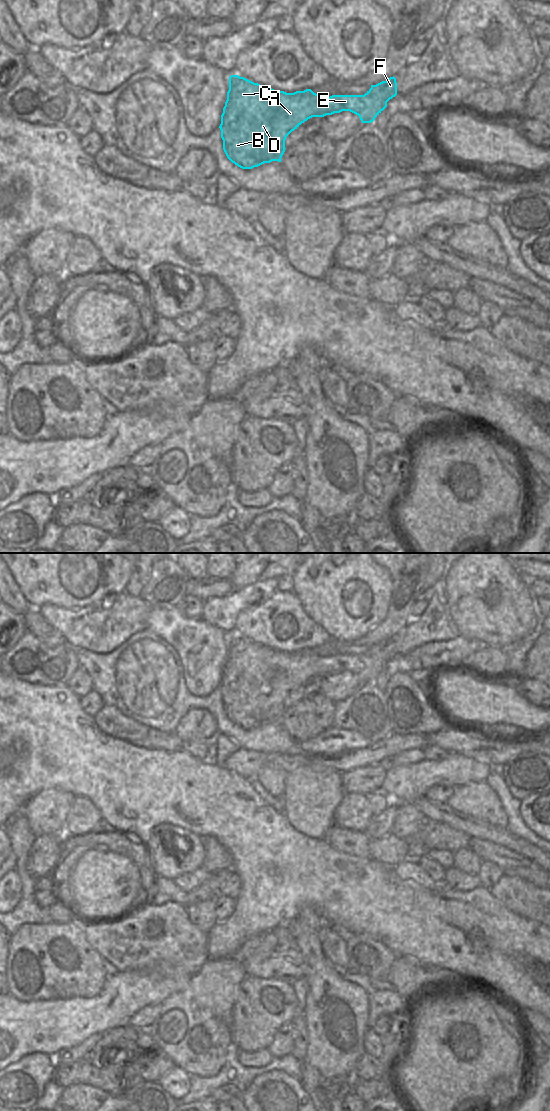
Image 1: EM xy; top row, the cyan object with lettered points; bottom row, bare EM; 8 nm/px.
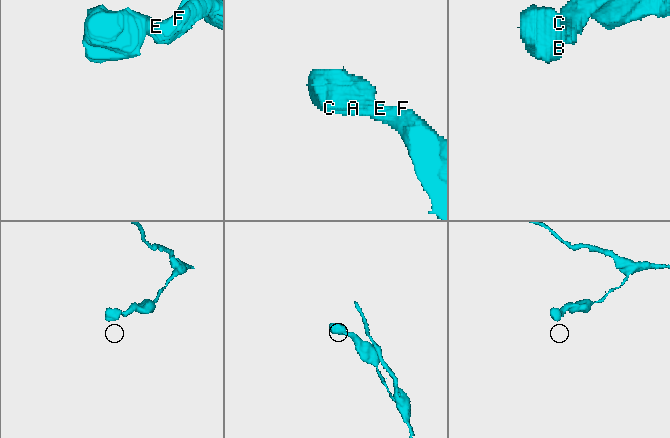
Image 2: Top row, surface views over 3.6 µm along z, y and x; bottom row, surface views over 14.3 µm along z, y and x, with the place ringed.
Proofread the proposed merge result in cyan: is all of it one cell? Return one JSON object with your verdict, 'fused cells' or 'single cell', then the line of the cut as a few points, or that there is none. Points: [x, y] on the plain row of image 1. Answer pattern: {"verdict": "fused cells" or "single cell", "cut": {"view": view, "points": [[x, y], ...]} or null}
{"verdict": "single cell", "cut": null}

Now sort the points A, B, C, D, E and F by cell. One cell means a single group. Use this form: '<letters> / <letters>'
A B C D E F

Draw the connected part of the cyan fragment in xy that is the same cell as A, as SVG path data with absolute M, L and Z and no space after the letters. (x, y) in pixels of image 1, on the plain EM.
M231 635L219 686L223 710L227 718L242 729L252 729L272 721L281 722L287 696L308 679L350 671L358 675L362 683L371 683L387 667L387 662L396 655L397 642L394 636L371 645L364 655L322 657L311 649L286 653L238 635Z

